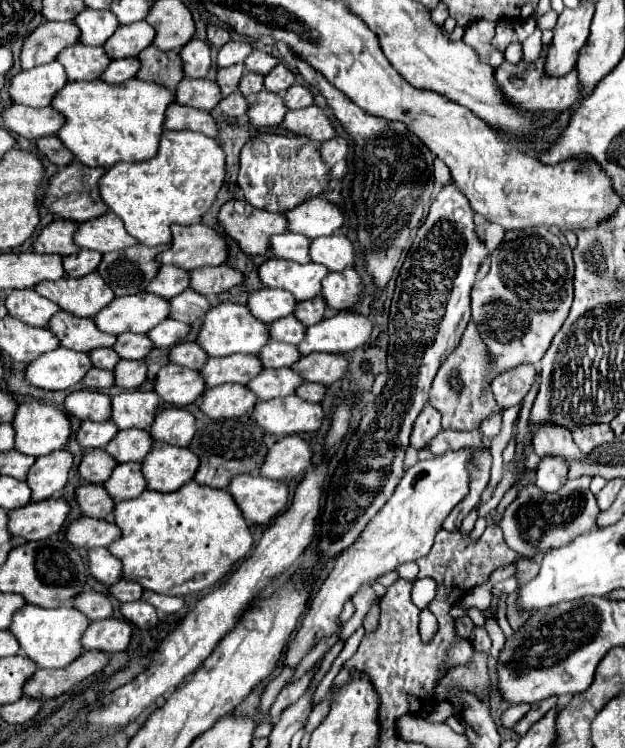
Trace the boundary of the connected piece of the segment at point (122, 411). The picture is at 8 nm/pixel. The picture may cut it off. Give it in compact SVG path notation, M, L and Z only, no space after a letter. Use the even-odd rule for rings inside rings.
M122 391L112 397L112 415L110 419L120 429L148 429L154 421L154 415L160 407L160 397L150 391Z

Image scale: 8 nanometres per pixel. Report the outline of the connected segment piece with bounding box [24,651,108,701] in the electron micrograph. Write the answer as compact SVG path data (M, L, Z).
M84 651L80 659L64 669L38 669L28 683L24 683L24 695L32 699L52 699L72 691L80 681L88 679L96 671L104 669L108 655L102 651Z

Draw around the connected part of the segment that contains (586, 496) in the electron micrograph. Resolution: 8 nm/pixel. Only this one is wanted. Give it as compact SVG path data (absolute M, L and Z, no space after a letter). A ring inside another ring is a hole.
M578 477L568 481L556 493L544 493L536 485L528 485L518 493L518 497L506 507L502 519L496 525L504 531L504 541L520 555L534 561L538 555L546 555L548 551L572 543L578 535L588 533L598 515L598 503L592 491L588 489L590 477ZM564 501L564 507L562 507Z

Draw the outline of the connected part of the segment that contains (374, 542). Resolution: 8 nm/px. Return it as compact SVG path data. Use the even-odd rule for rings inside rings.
M464 447L460 451L436 455L428 461L418 461L414 467L408 469L394 495L360 533L358 543L348 547L348 551L344 551L334 561L334 567L314 595L298 633L288 643L284 663L296 667L318 639L336 633L336 629L340 627L338 615L342 611L342 605L360 589L360 585L376 581L380 575L394 571L406 561L418 561L420 557L428 555L436 533L442 529L442 521L464 499L464 495L468 495L470 475L466 465L468 461L472 461L472 455L472 447Z

